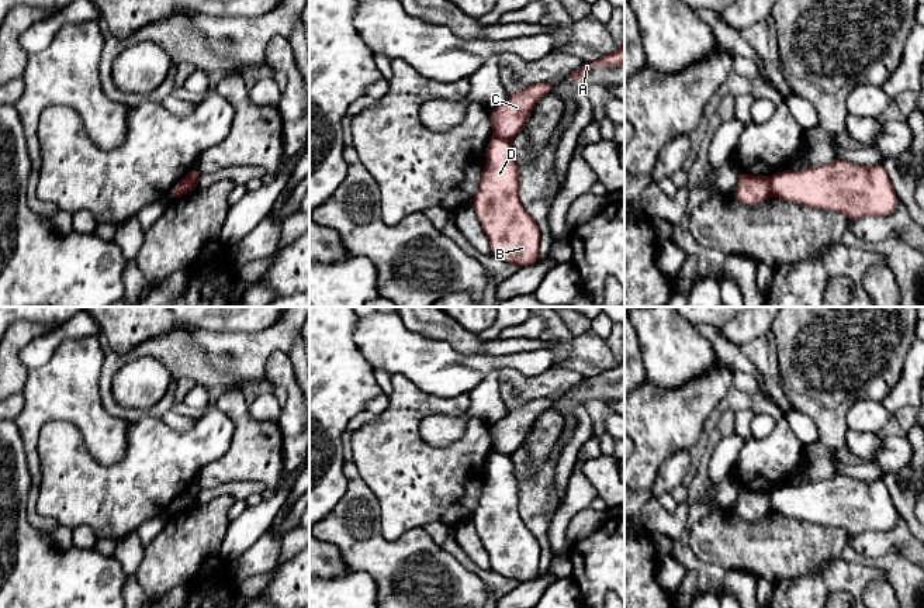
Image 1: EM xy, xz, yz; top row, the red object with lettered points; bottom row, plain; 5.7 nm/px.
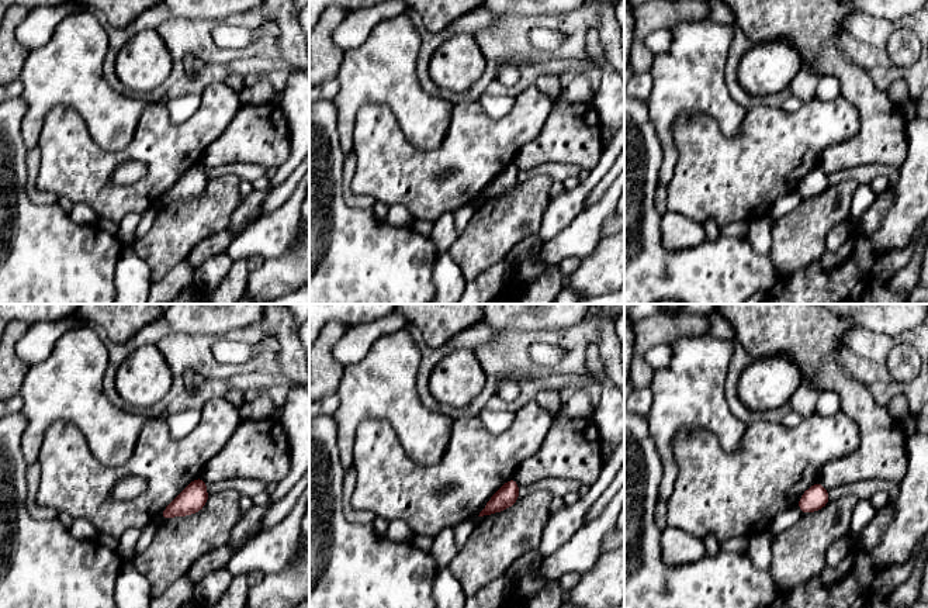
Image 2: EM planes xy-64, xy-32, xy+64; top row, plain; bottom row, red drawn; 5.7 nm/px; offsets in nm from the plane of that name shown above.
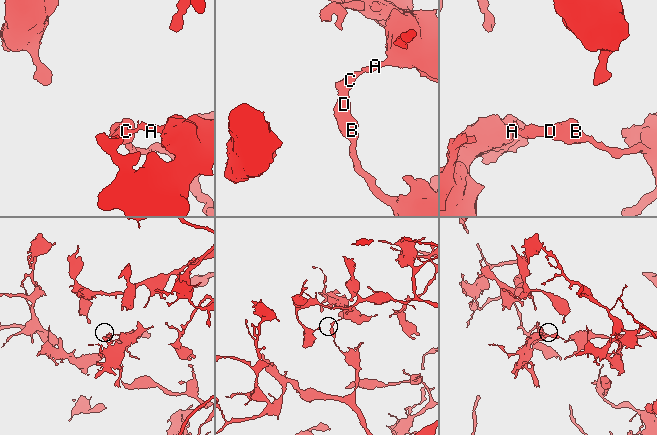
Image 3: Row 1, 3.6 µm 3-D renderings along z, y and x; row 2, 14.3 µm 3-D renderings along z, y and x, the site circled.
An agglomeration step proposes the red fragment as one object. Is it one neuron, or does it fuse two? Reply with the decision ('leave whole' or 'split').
split

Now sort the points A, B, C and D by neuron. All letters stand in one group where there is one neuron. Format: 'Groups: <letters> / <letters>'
Groups: A C / B D

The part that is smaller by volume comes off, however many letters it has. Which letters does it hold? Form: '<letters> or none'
A, C

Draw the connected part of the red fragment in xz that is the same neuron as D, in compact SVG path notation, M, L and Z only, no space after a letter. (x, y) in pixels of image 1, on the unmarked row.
M492 452L475 514L471 518L491 569L526 583L539 577L540 546L519 517L519 486L512 457Z

